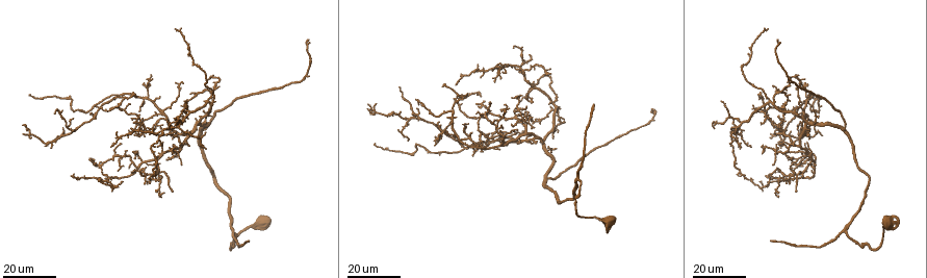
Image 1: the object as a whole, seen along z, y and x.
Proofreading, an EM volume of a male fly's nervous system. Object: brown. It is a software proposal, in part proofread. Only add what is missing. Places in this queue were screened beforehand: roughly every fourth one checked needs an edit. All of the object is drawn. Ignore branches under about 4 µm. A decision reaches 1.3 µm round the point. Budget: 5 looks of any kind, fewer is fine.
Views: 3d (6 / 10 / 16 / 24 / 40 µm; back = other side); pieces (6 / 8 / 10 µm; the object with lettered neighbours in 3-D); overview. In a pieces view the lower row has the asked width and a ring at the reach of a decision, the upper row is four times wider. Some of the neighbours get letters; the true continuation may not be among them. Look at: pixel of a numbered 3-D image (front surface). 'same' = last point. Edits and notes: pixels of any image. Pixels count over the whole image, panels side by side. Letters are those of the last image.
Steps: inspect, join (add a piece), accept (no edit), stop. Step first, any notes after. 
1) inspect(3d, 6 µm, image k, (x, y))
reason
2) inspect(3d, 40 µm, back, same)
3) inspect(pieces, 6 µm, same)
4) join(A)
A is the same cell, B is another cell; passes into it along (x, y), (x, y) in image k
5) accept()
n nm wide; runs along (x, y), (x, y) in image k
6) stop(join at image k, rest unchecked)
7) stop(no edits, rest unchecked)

inspect(3d, 24 µm, image 1, (795, 109))
thin end

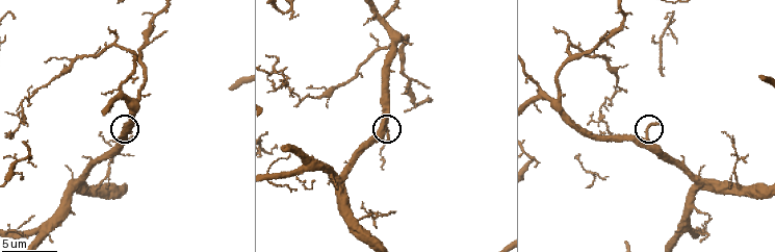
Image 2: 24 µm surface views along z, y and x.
inspect(pieces, 10 µm, image 2, (658, 122))

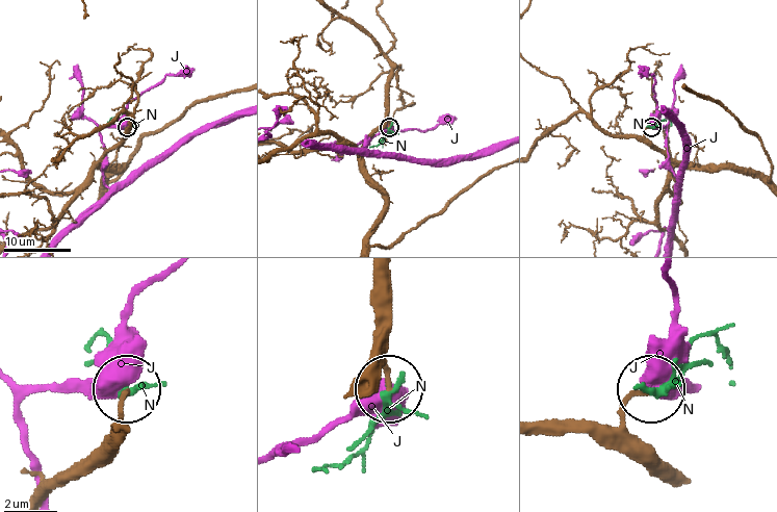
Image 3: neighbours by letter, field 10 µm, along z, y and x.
join(N)
170 nm wide; N is the same cell, J is another cell; it goes on there

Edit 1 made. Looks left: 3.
inspect(overview)
redraw

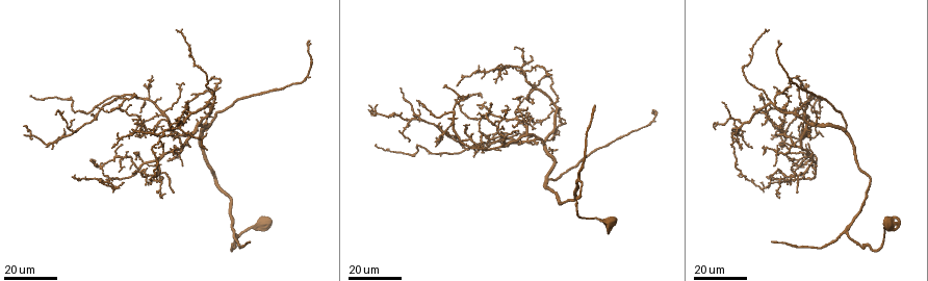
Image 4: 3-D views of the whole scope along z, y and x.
inspect(3d, 24 µm, image 4, (519, 130))
an open end

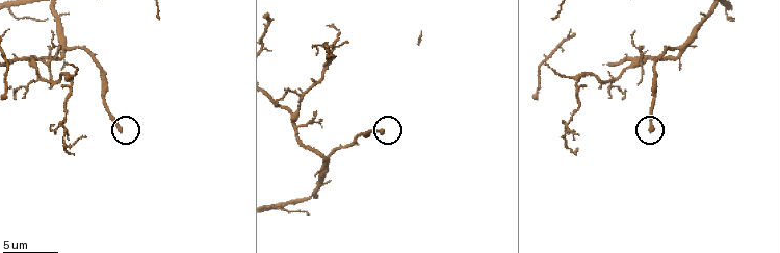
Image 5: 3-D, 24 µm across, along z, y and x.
inspect(pieces, 10 µm, image 5, (382, 132))
see the neighbours

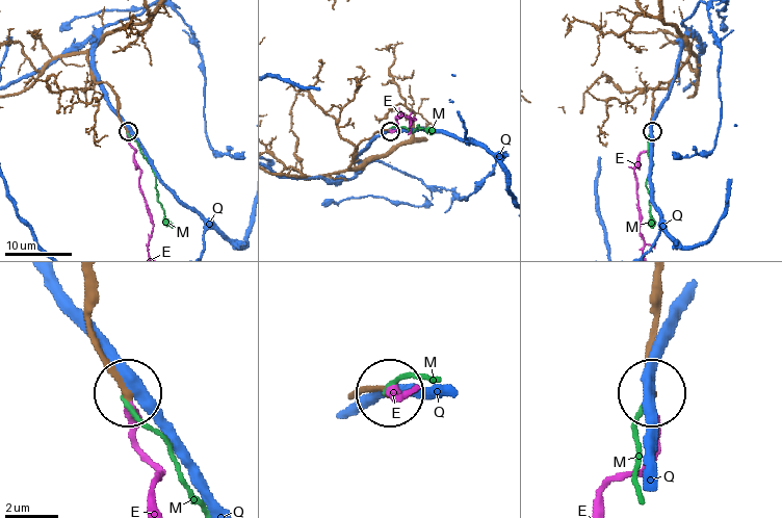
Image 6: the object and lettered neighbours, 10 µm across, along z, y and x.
join(E)
E is the same cell, M and Q are other cells; passes into it along (118, 114), (134, 151), (139, 189), (153, 226) in image 6; the neuron continues

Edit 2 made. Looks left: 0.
stop(join at image 3, join at image 6, rest unchecked)

